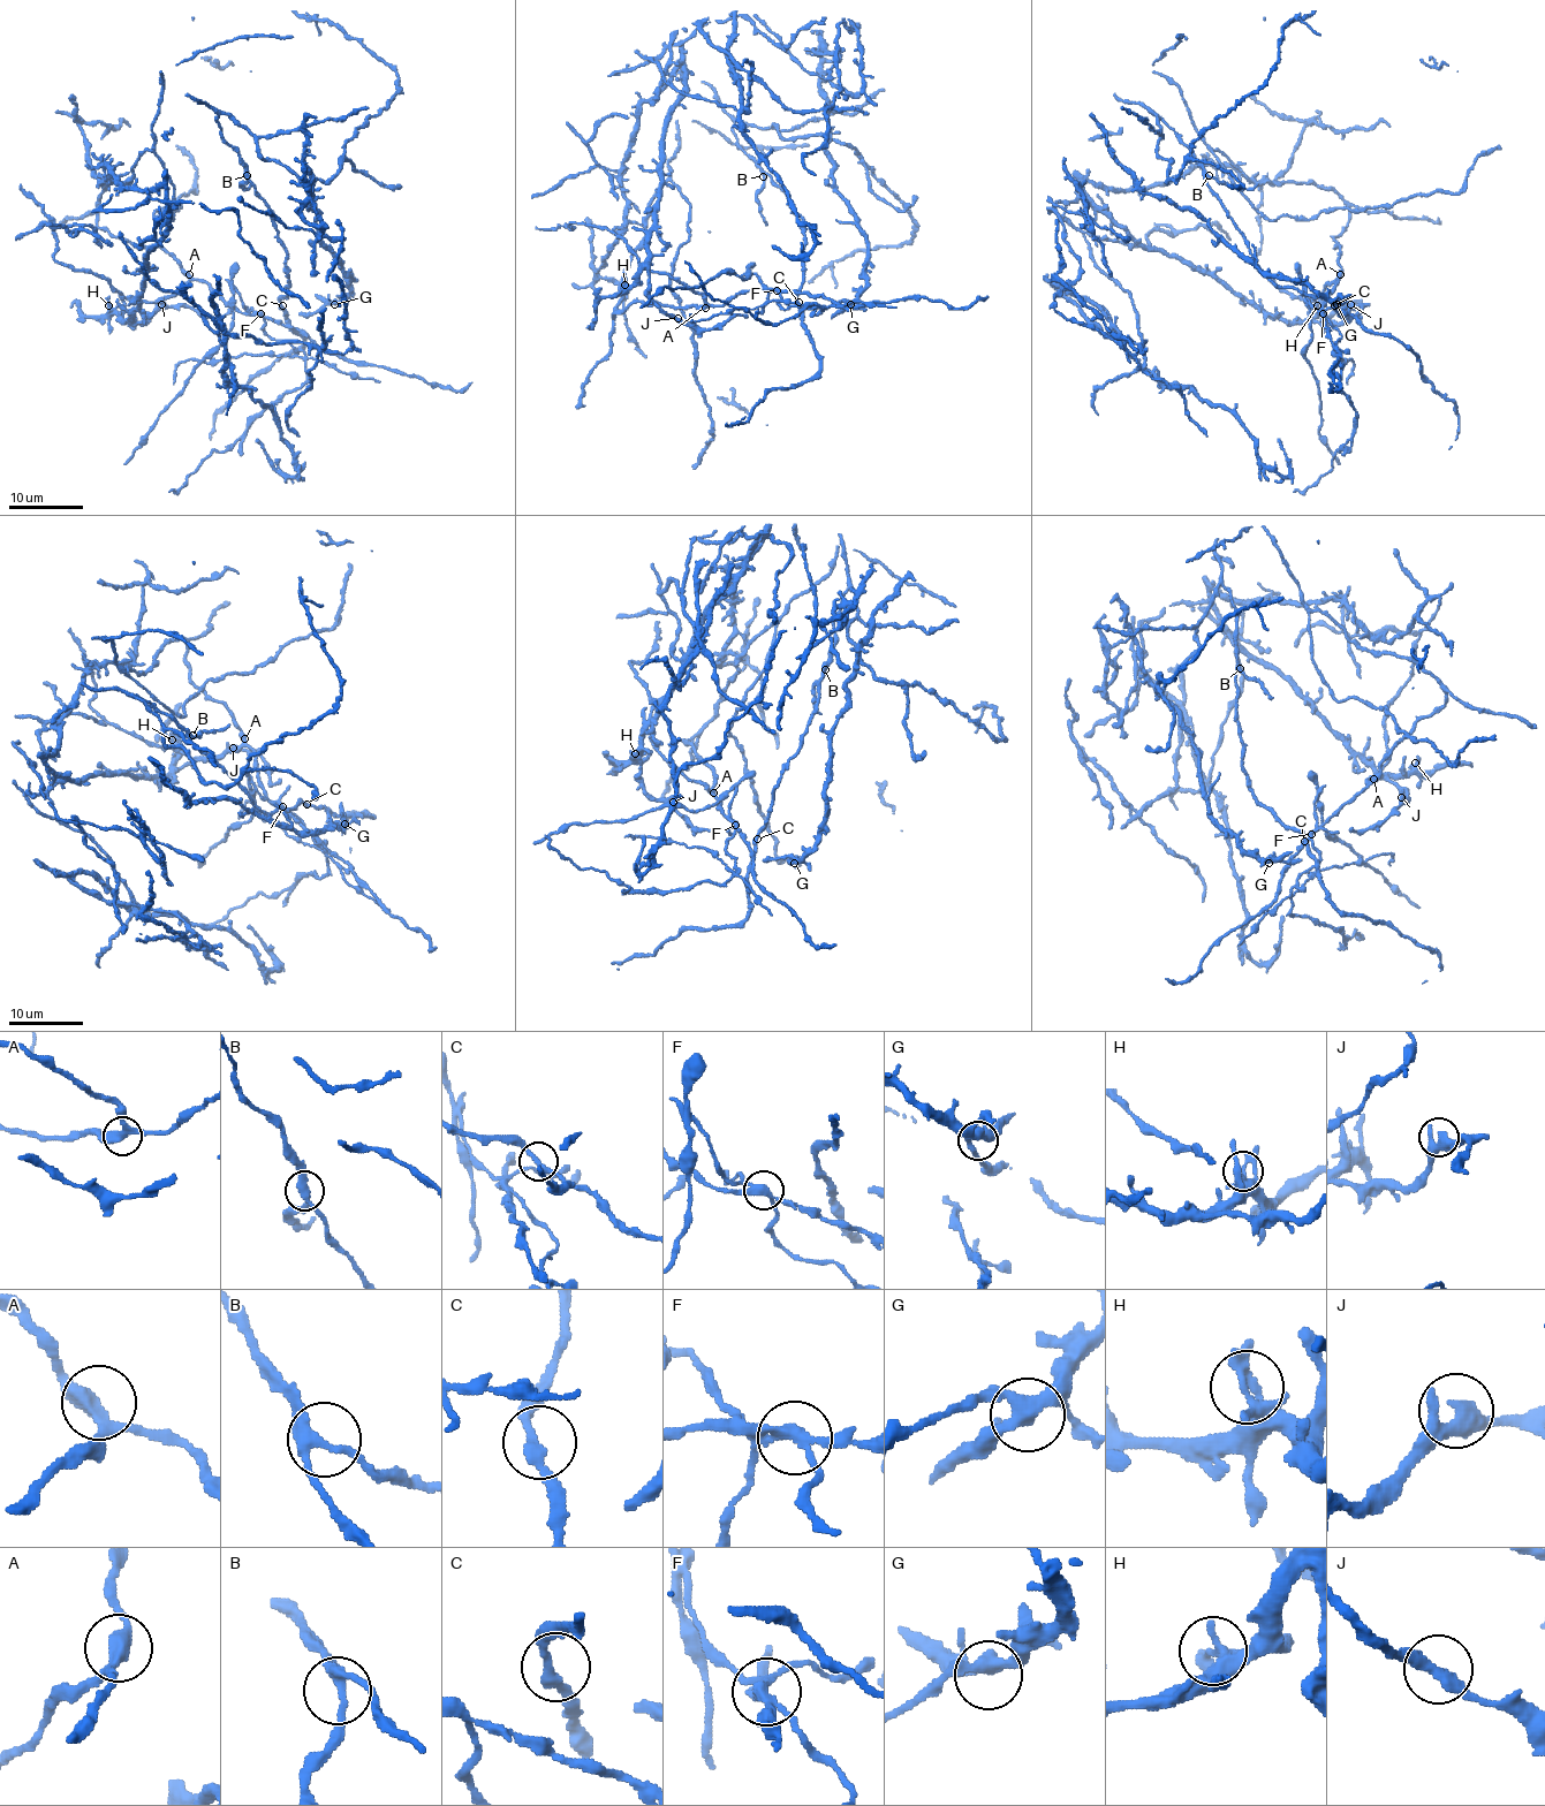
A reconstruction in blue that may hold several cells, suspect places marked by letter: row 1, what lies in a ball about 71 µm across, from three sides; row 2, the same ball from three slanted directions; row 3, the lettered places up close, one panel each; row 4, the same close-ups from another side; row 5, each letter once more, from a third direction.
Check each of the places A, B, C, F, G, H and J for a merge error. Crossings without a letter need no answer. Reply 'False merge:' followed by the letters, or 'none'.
False merge: F

